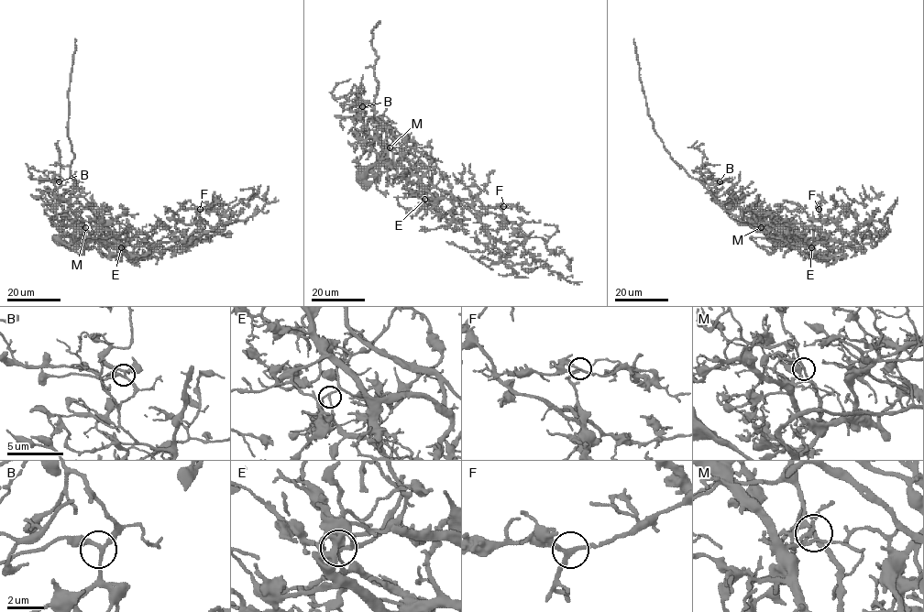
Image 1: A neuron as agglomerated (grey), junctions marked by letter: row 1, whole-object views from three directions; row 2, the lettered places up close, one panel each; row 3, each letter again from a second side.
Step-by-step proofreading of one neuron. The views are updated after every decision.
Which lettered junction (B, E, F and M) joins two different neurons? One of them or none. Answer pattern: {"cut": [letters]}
{"cut": ["M"]}

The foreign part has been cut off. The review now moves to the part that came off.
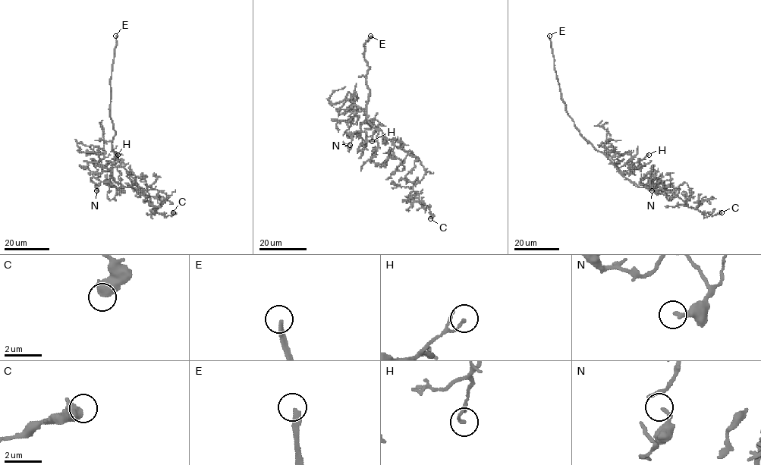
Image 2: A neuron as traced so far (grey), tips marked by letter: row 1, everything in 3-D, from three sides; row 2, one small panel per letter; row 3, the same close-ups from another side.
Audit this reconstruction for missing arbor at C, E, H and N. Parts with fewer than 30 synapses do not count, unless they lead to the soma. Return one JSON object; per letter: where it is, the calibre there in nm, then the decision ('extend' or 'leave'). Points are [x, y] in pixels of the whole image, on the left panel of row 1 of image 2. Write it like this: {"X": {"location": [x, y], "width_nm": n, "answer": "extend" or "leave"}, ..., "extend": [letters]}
{"C": {"location": [173, 212], "width_nm": 600, "answer": "leave"}, "E": {"location": [115, 36], "width_nm": 240, "answer": "extend"}, "H": {"location": [117, 155], "width_nm": 160, "answer": "leave"}, "N": {"location": [96, 190], "width_nm": 200, "answer": "leave"}, "extend": ["E"]}

